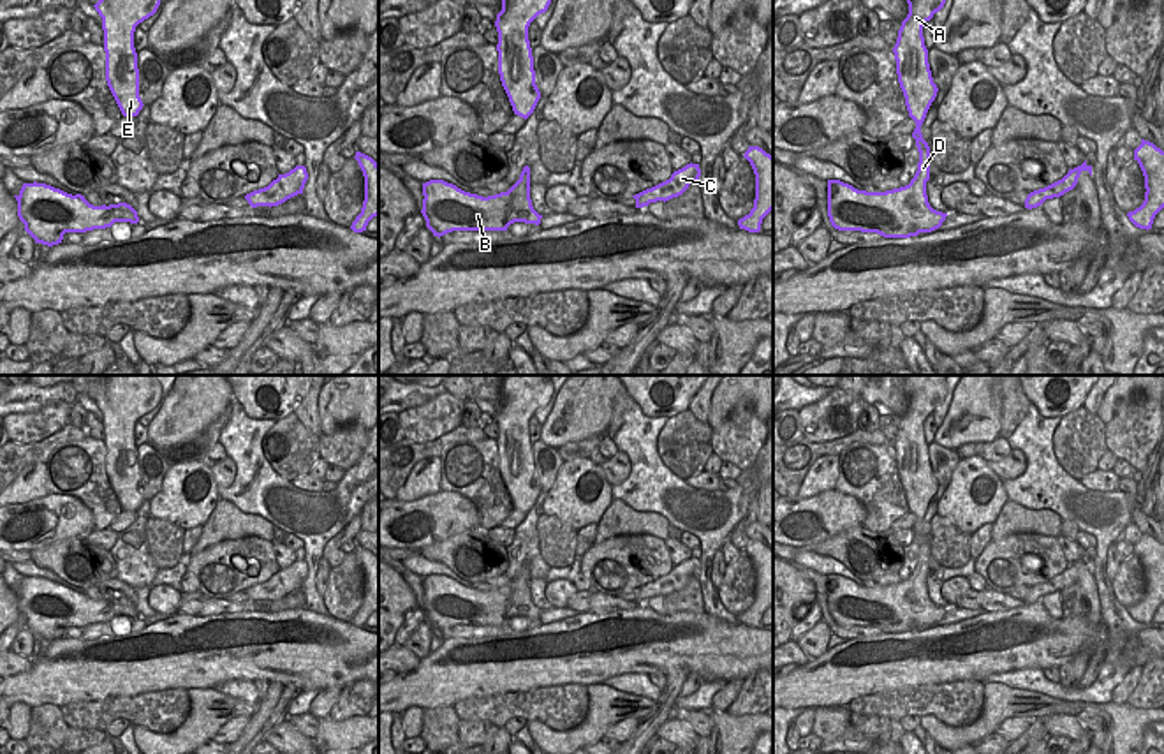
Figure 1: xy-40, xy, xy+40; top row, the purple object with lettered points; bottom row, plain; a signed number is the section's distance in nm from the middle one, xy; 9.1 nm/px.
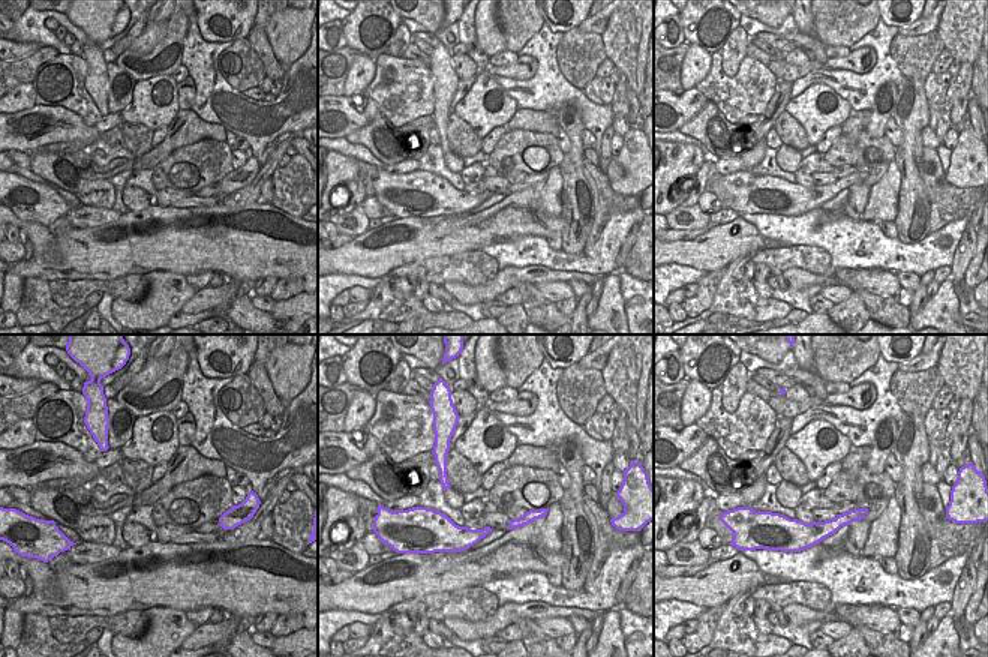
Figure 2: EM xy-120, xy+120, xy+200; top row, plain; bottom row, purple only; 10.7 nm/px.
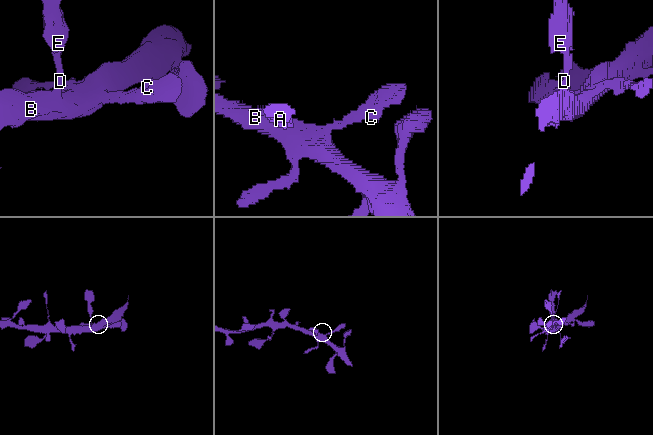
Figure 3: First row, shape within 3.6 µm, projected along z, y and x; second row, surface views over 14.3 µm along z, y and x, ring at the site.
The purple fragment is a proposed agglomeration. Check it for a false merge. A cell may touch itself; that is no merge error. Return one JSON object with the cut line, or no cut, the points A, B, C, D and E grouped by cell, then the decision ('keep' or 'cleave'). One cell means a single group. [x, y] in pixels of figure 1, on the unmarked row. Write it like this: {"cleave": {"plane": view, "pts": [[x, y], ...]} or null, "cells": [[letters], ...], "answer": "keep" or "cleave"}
{"cleave": null, "cells": [["A", "B", "C", "D", "E"]], "answer": "keep"}

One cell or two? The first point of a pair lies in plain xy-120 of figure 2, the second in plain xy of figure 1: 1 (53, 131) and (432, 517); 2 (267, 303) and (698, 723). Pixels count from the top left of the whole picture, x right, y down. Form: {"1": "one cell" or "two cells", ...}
{"1": "one cell", "2": "one cell"}

